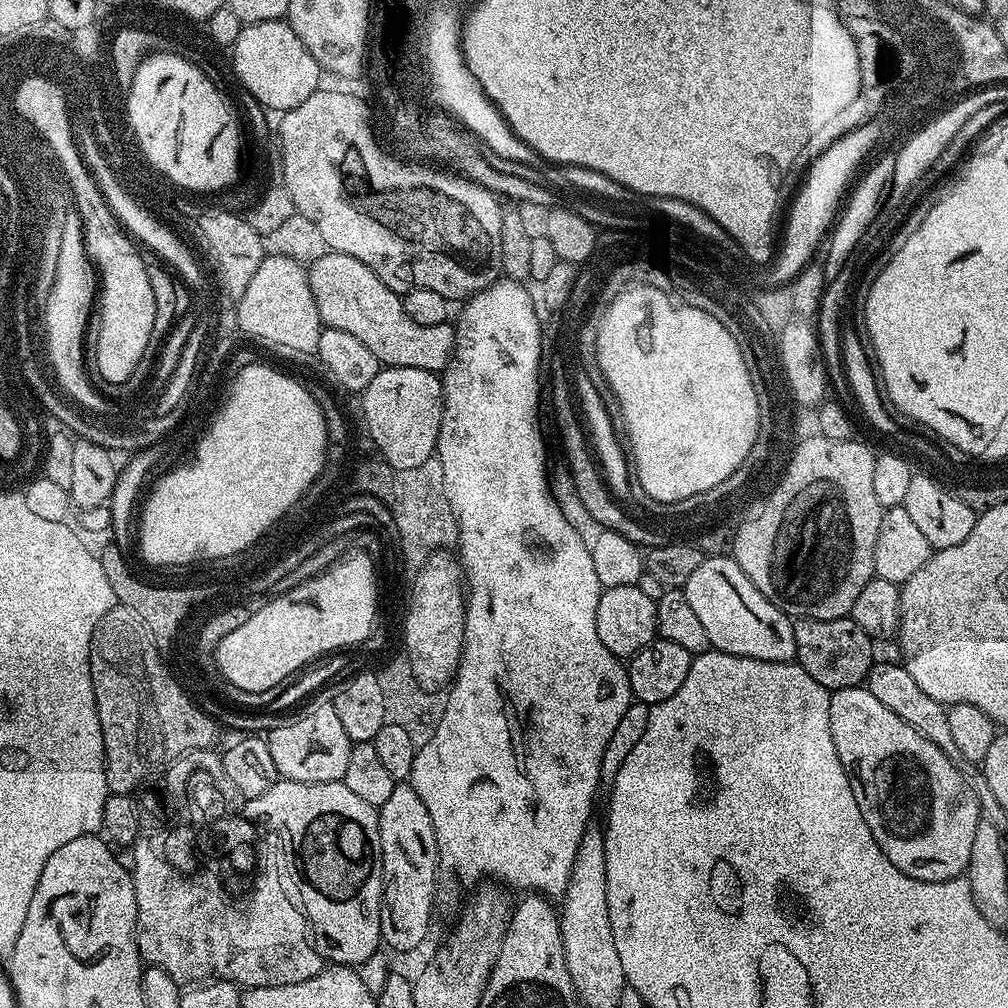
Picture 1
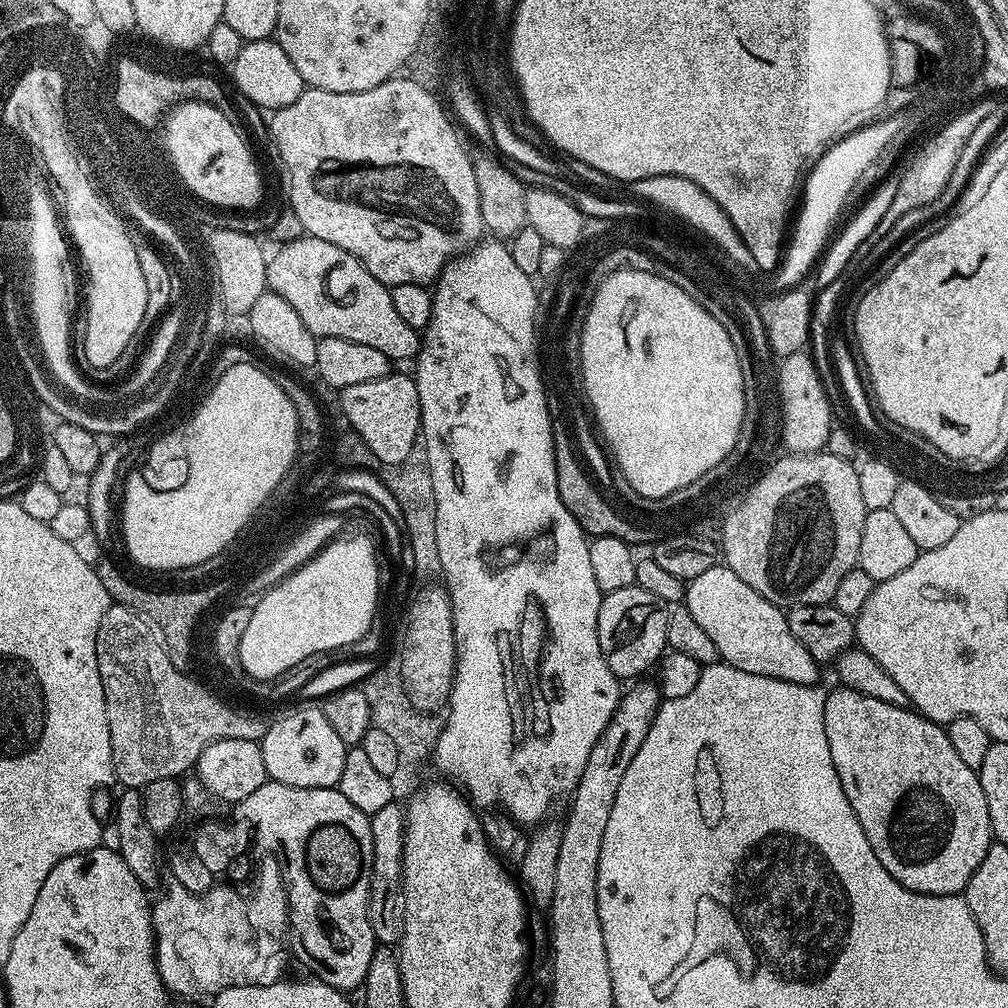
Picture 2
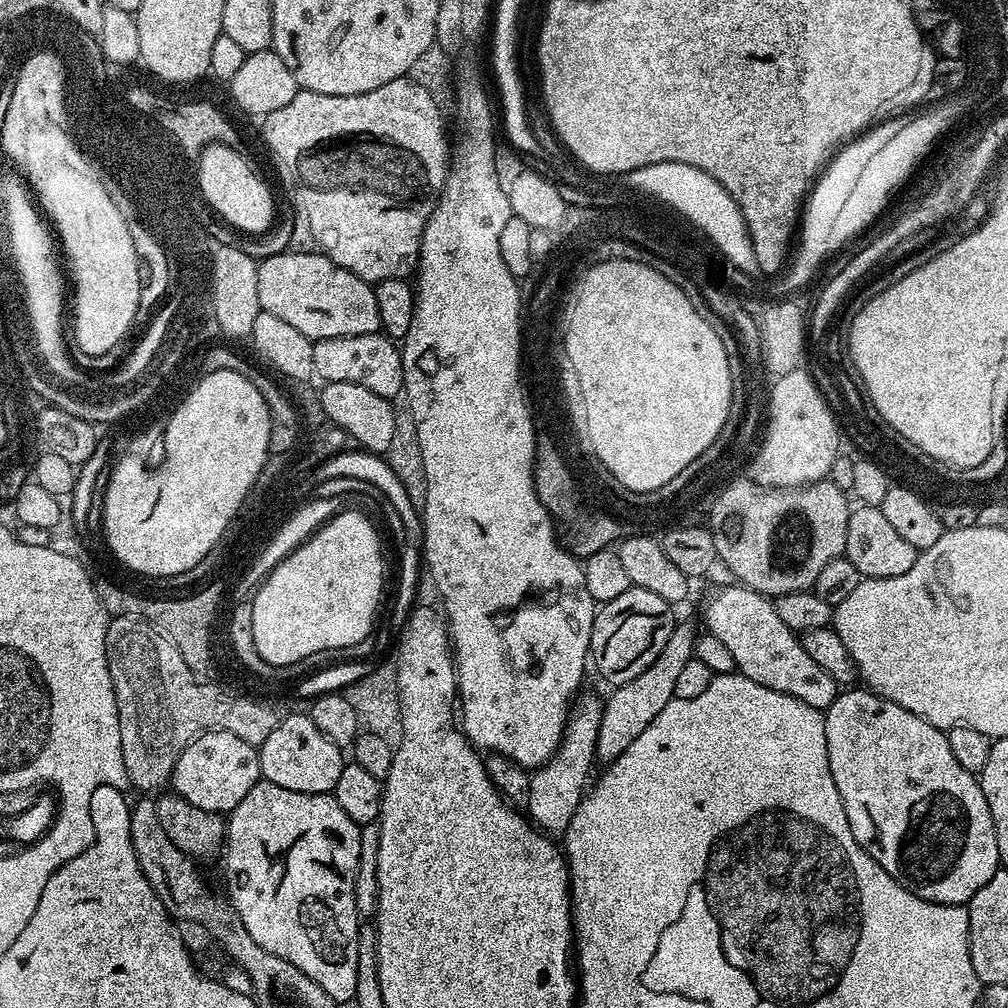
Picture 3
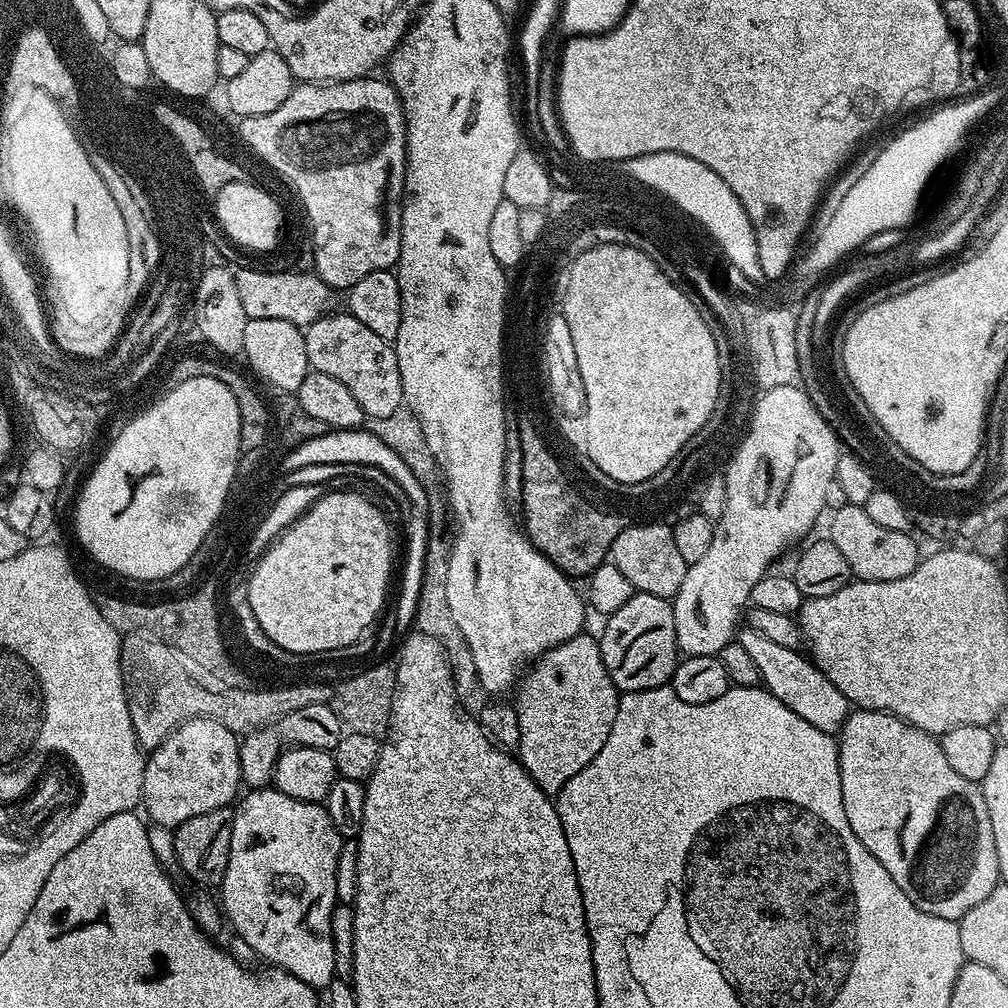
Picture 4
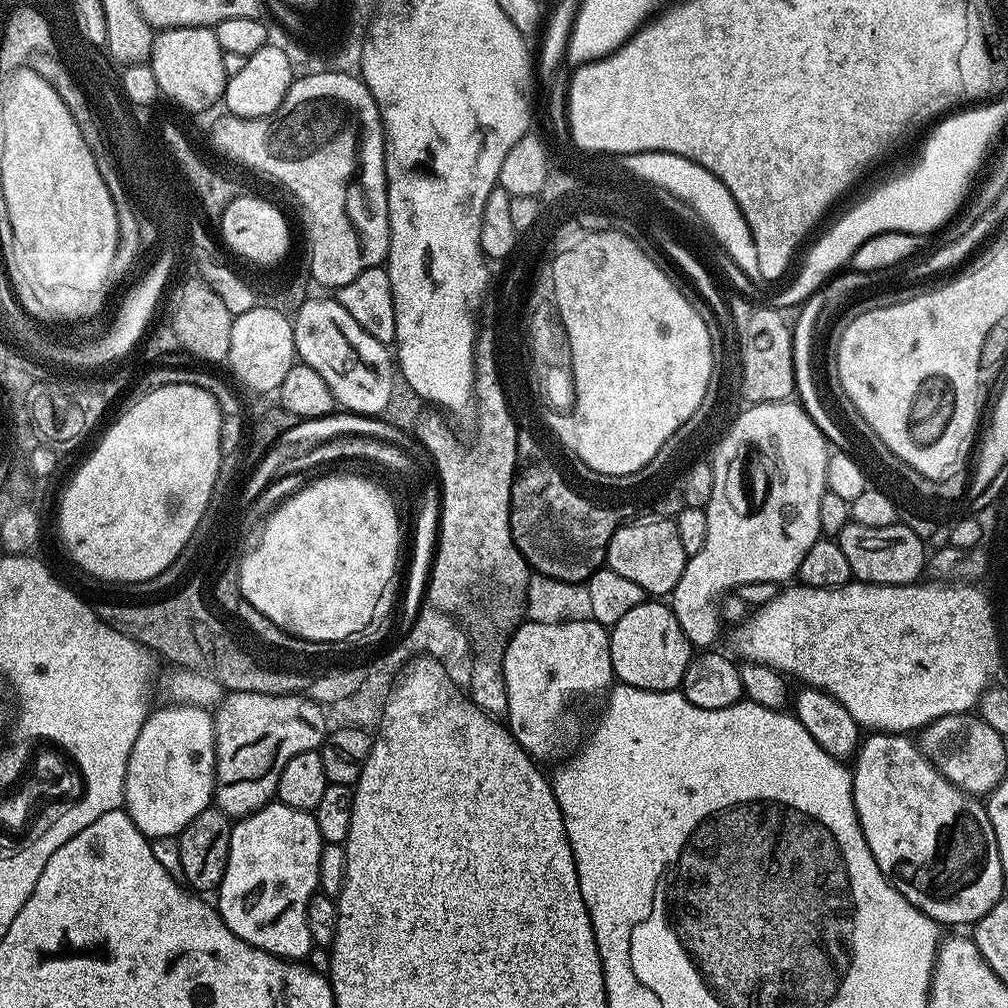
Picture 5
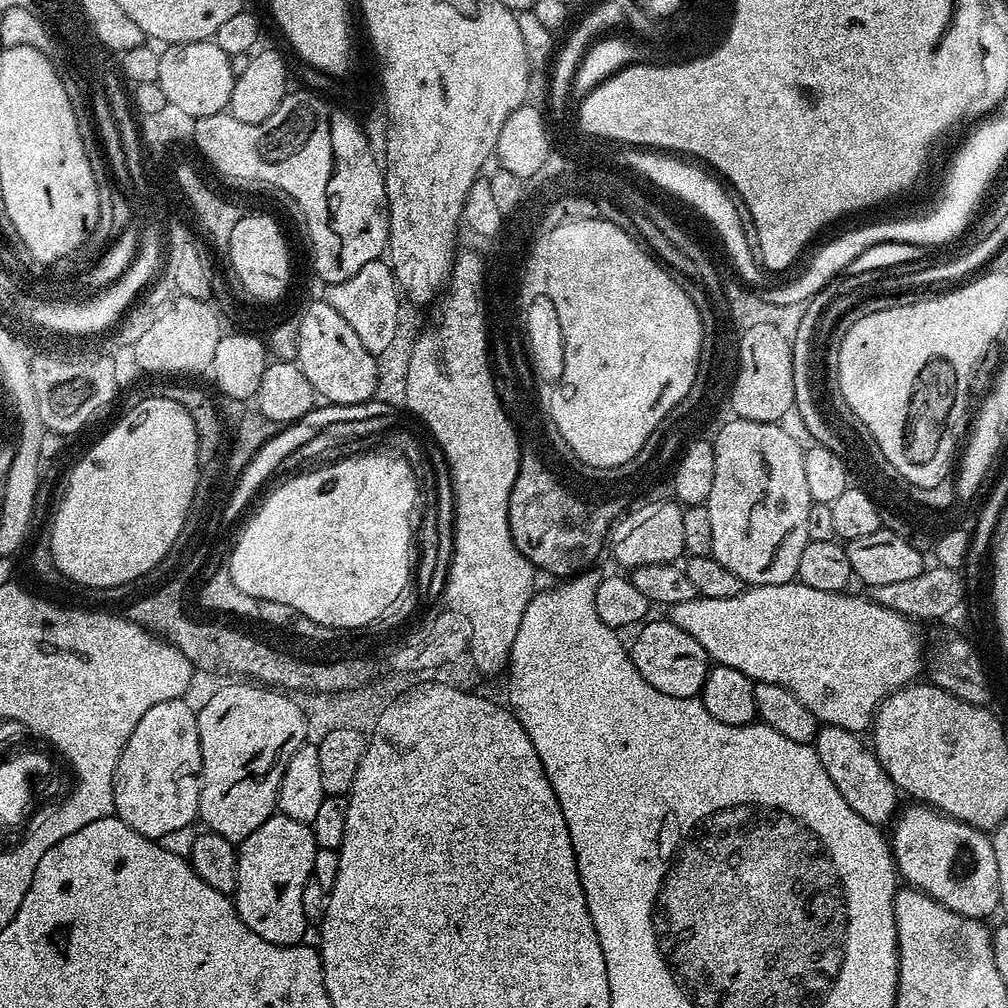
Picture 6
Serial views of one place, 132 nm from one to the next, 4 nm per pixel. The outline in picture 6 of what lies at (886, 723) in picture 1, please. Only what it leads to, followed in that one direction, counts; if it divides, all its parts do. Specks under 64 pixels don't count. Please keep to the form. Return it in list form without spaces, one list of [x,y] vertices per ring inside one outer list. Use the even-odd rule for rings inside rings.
[[[926,804],[909,805],[897,815],[890,832],[892,858],[903,883],[925,892],[959,916],[988,918],[992,911],[995,913],[1000,906],[1000,891],[991,835]]]

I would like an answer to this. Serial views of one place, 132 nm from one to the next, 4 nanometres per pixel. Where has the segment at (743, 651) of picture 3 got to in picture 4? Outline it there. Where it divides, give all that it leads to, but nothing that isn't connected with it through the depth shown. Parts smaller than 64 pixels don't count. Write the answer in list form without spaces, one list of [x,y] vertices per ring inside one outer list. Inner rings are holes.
[[[749,627],[739,633],[738,642],[744,647],[746,654],[754,658],[754,666],[758,666],[763,687],[767,688],[770,694],[774,694],[778,702],[790,706],[790,710],[794,710],[798,718],[806,718],[810,726],[818,726],[818,730],[823,732],[839,733],[848,721],[848,699],[844,697],[842,690],[838,690],[838,686],[834,686],[834,682],[830,682],[826,674],[822,674],[822,670],[816,668],[803,651],[780,646]]]

